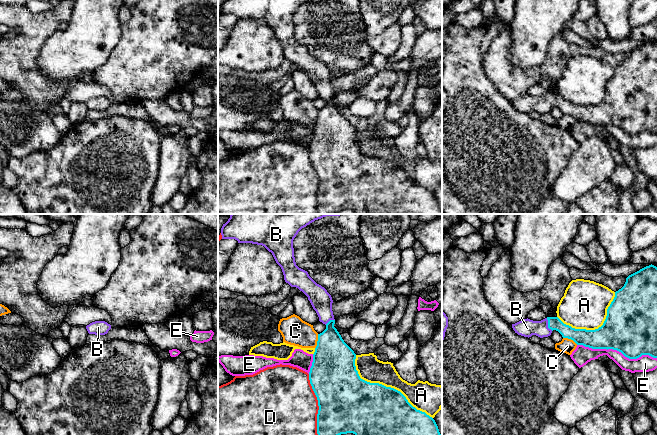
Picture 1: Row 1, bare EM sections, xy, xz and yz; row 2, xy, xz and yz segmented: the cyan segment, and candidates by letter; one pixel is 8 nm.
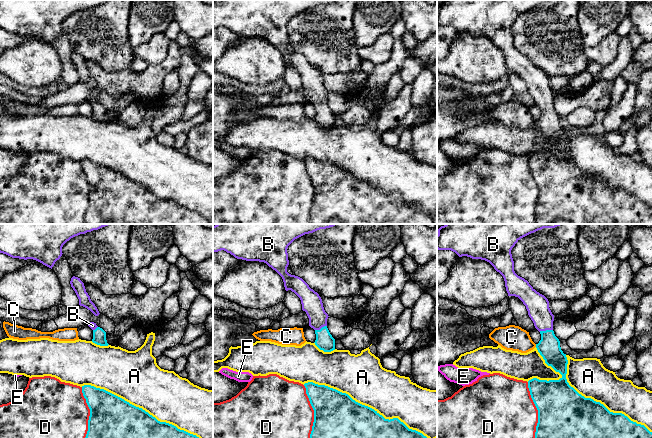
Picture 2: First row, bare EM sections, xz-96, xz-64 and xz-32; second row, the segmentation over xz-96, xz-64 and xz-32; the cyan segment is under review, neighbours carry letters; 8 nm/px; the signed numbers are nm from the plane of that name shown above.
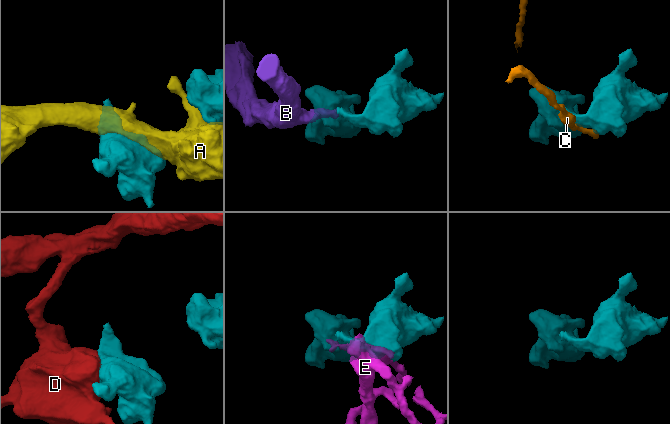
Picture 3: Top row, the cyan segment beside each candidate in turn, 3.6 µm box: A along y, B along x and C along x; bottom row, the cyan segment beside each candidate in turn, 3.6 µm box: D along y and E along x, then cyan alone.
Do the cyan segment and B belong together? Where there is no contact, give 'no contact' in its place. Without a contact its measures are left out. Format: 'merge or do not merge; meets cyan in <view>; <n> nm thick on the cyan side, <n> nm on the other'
merge; meets cyan in yz; 110 nm thick on the cyan side, 140 nm on the other

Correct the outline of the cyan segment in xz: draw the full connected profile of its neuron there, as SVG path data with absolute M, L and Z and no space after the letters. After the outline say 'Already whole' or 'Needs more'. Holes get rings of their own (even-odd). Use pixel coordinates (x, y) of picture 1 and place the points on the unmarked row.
M223 0L221 11L222 15L264 22L281 43L285 58L308 73L319 97L326 101L326 105L318 110L309 148L310 160L319 182L318 214L336 214L347 209L353 209L356 214L442 214L435 196L413 183L400 167L360 154L355 142L356 130L334 103L331 71L307 47L296 41L293 16L307 1L309 0Z. Needs more

